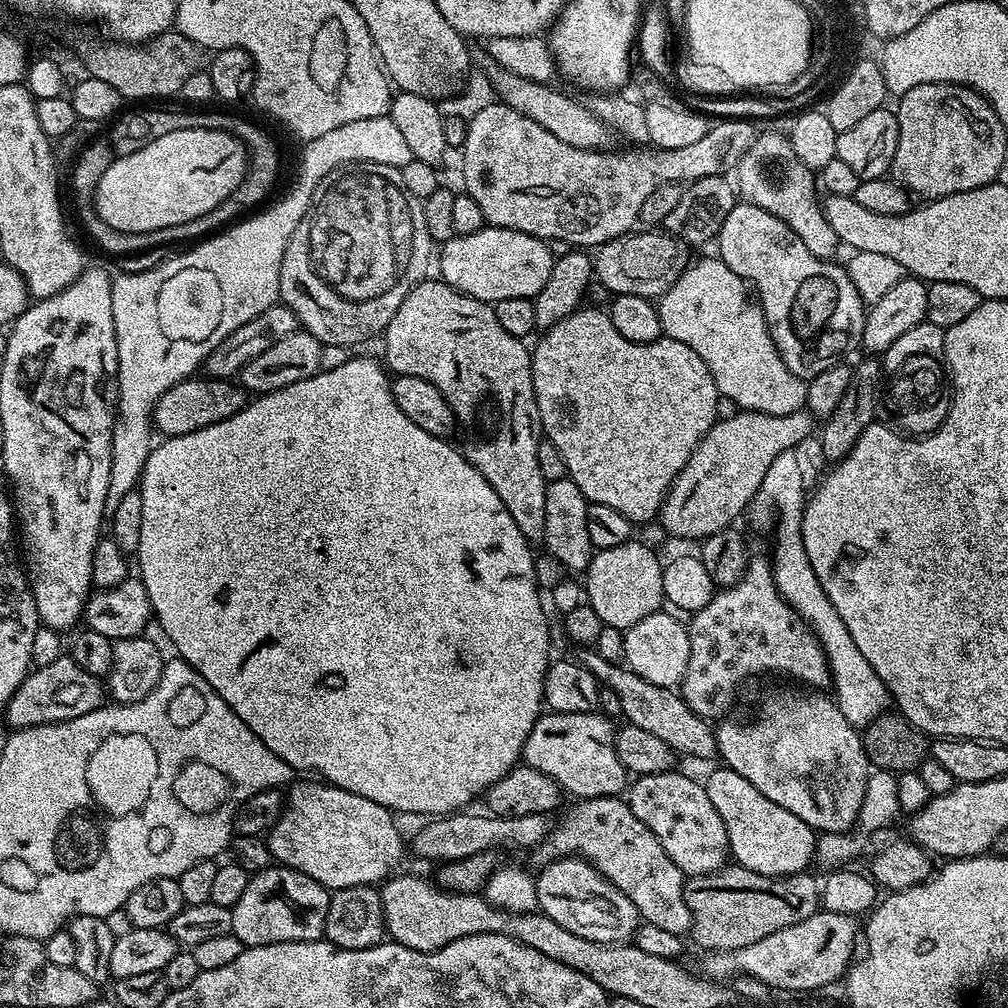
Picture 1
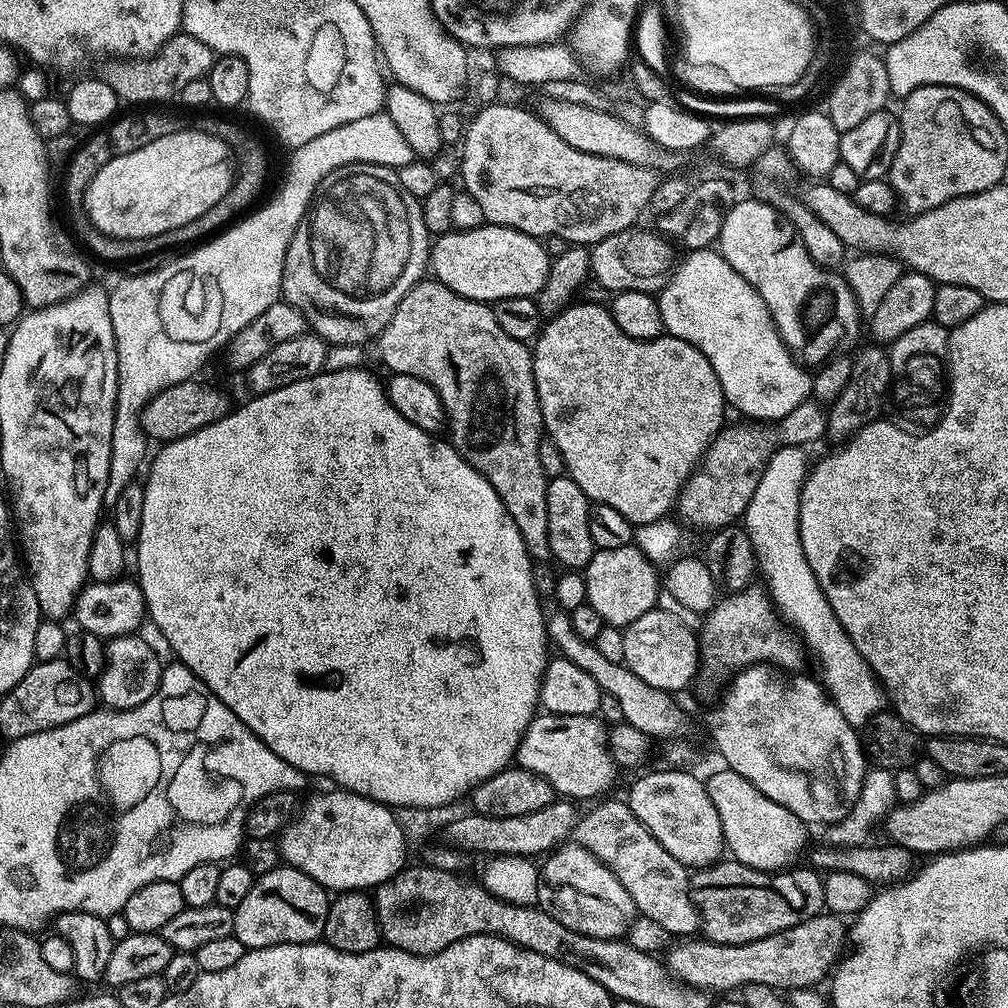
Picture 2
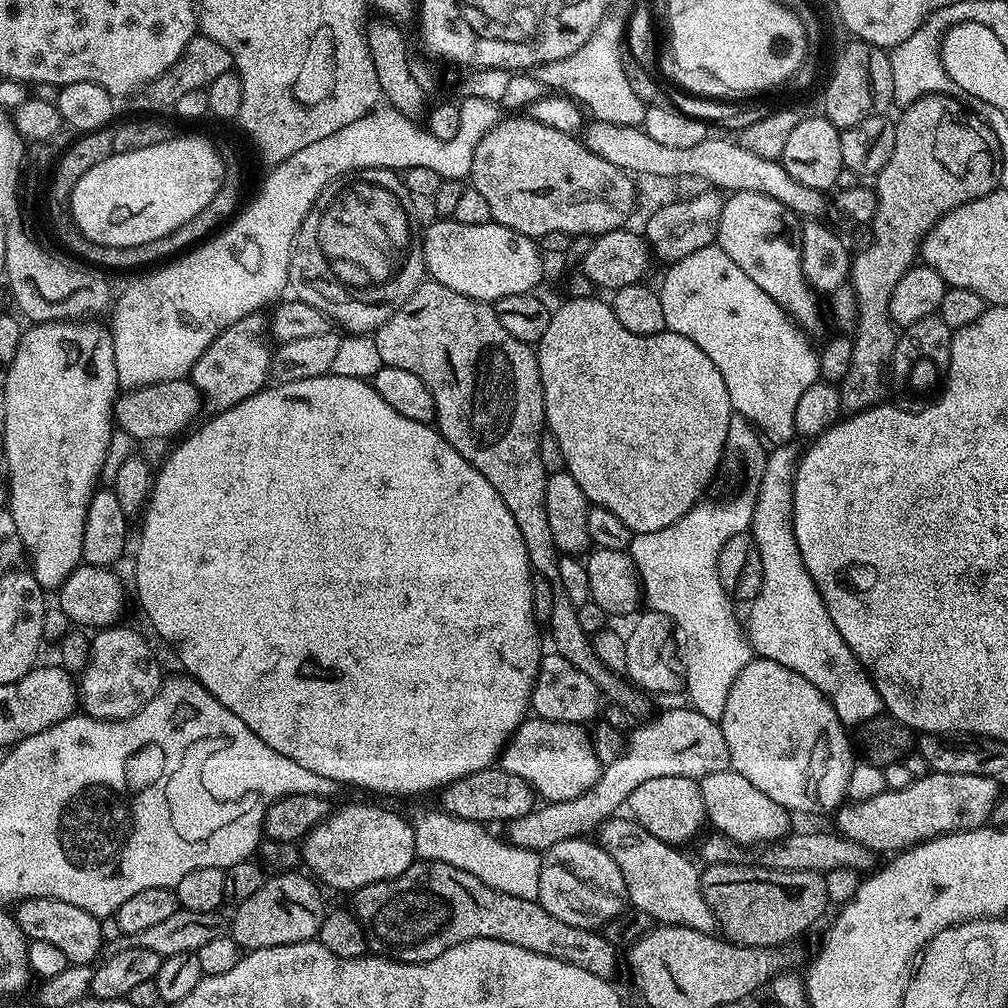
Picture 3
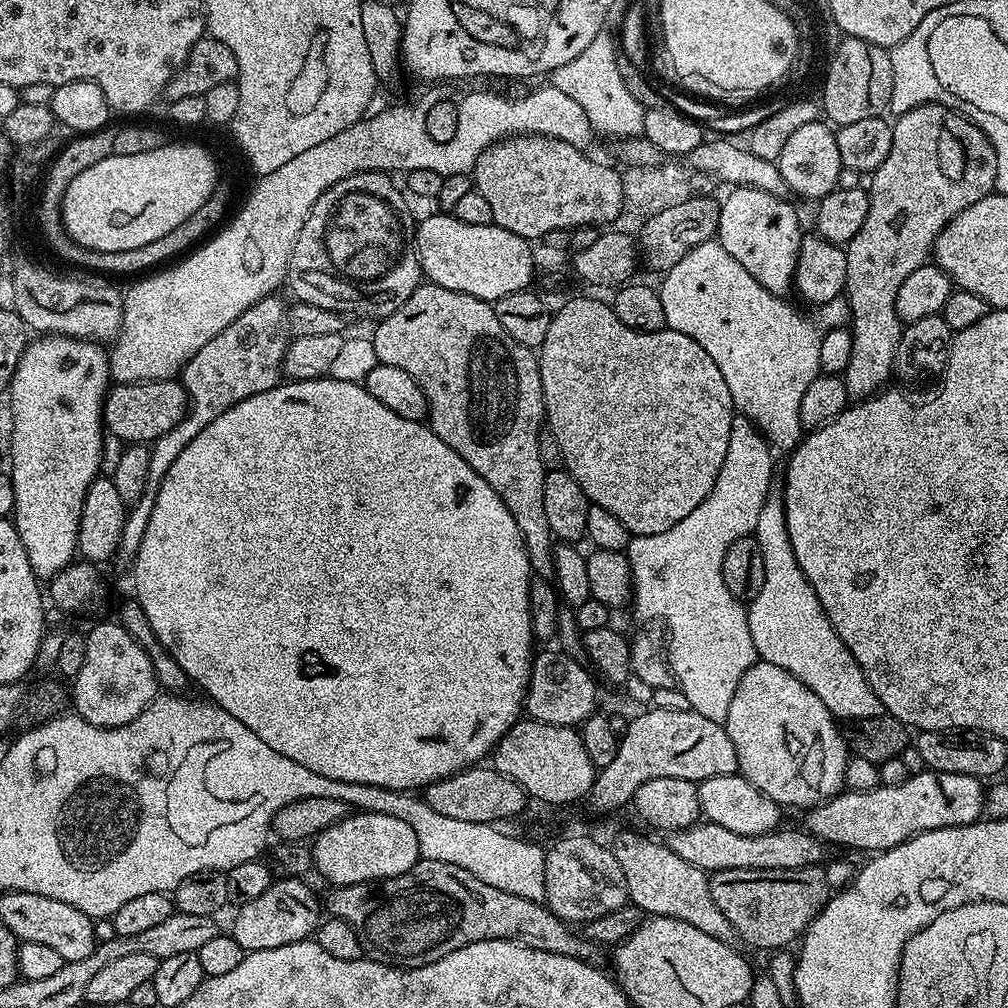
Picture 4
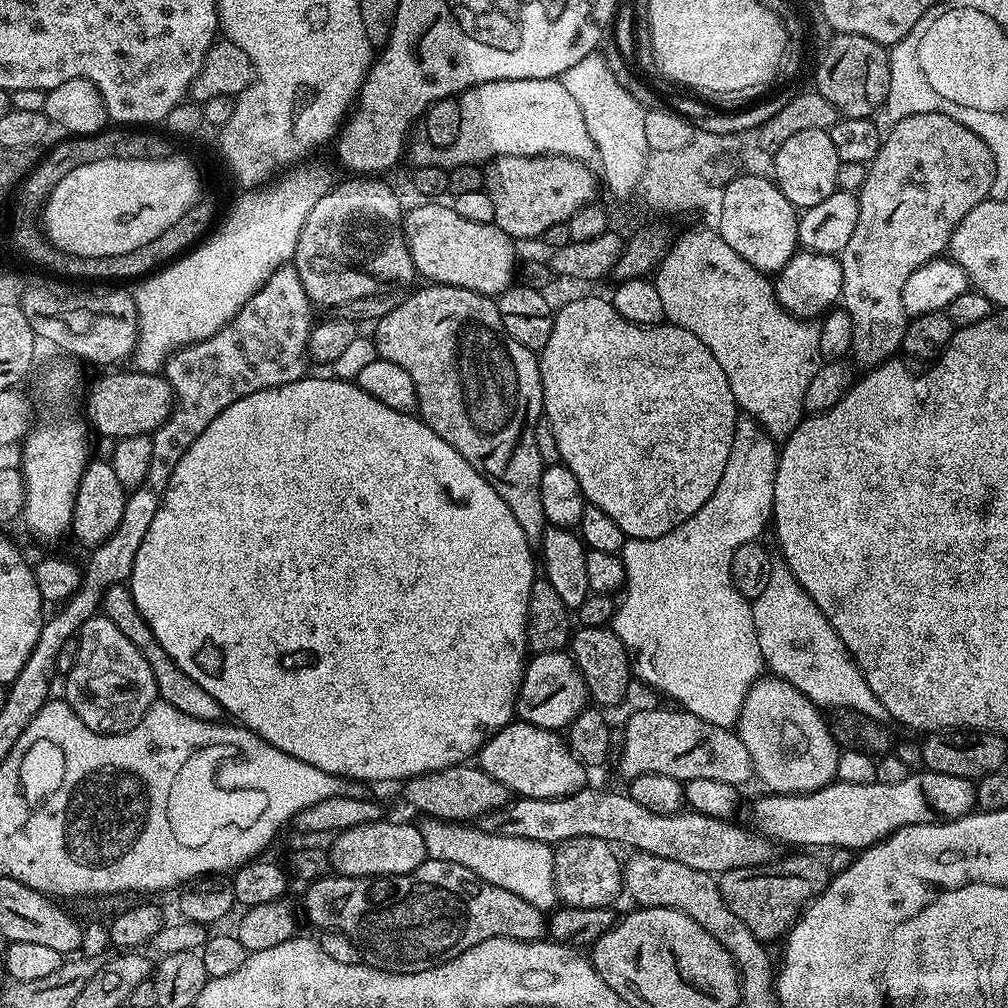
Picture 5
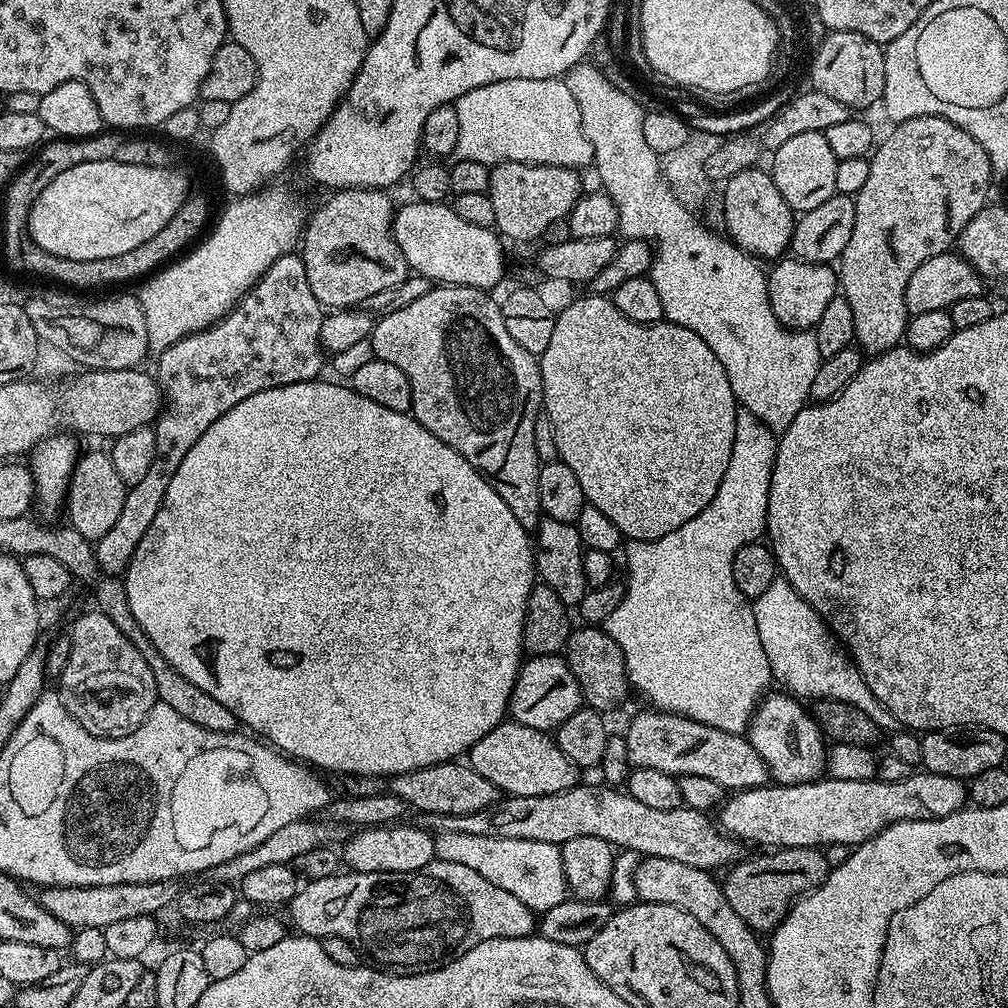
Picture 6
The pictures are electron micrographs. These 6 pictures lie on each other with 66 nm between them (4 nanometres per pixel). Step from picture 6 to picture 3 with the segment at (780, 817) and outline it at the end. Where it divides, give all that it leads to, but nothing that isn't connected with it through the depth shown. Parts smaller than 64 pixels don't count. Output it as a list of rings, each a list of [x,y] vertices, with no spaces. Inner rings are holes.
[[[930,771],[926,776],[913,779],[906,790],[885,790],[868,801],[861,803],[848,802],[835,813],[835,827],[840,835],[866,846],[877,854],[899,854],[907,849],[915,848],[918,844],[925,844],[935,836],[944,836],[947,832],[968,832],[971,828],[979,828],[989,823],[992,808],[995,807],[1001,795],[997,777],[975,776],[974,774],[942,774]]]

